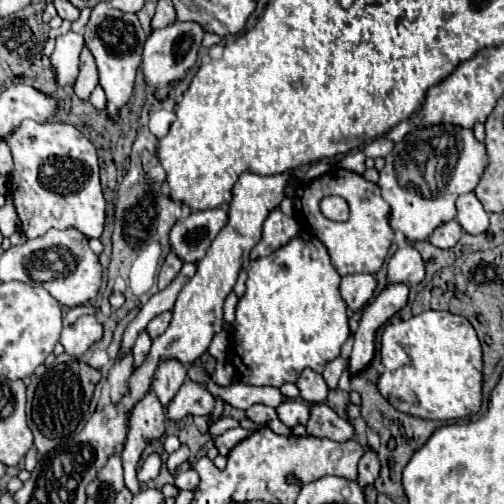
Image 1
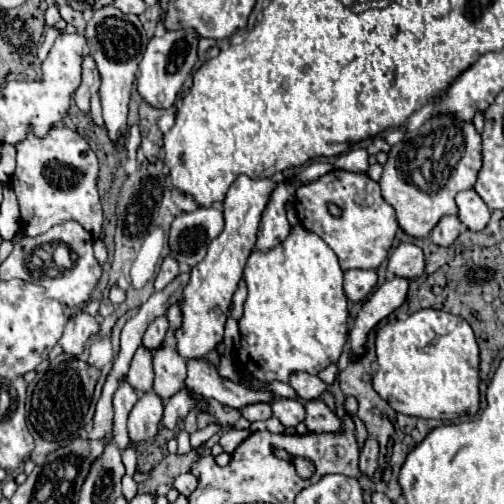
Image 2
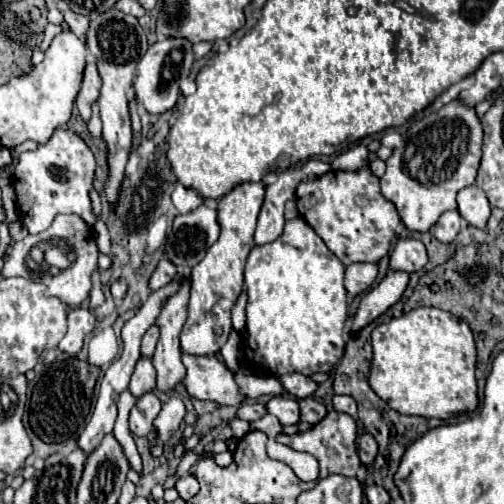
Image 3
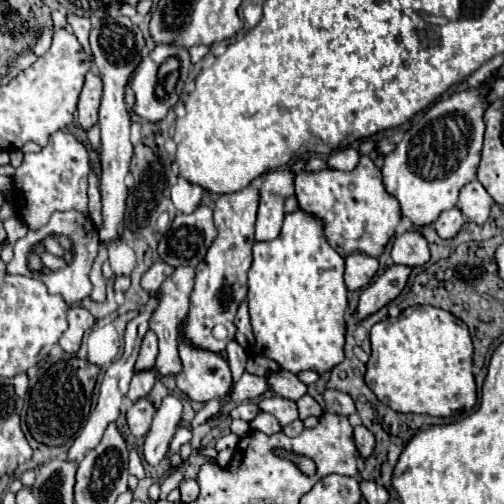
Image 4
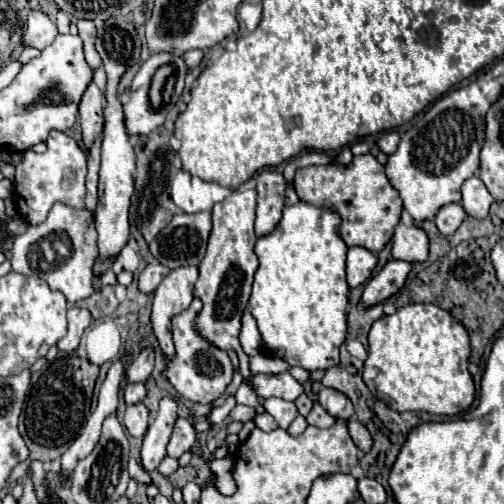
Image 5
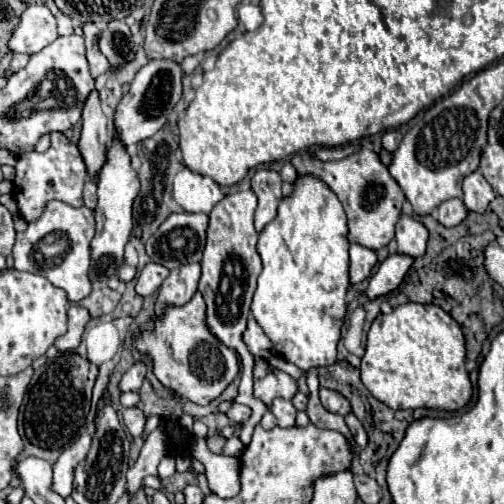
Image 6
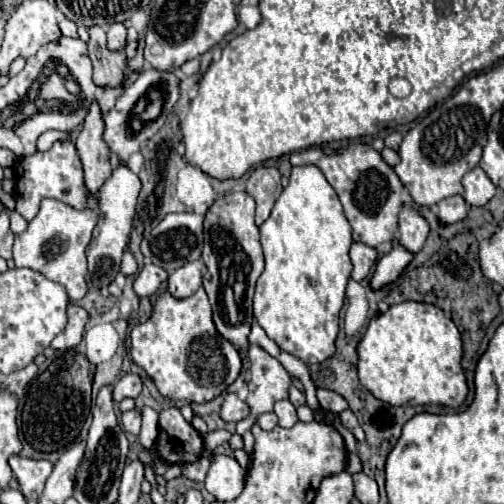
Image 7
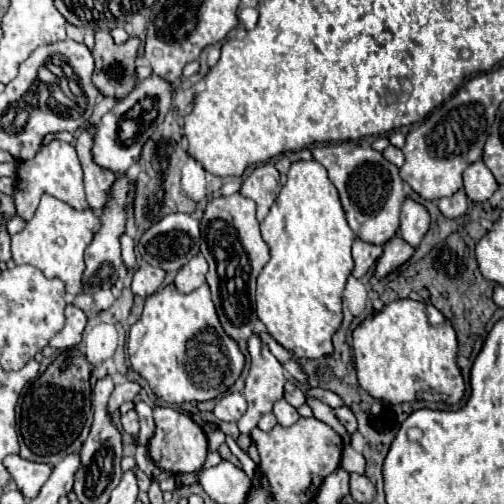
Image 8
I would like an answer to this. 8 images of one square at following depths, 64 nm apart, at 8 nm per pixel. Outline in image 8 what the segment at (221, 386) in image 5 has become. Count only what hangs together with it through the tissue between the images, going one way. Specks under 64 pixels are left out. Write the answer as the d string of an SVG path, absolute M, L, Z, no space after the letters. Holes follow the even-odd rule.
M172 284L160 288L156 294L148 296L142 318L130 328L128 336L128 358L130 366L146 378L150 388L158 398L168 404L186 404L186 402L204 402L218 396L224 396L228 388L238 380L244 368L244 356L238 344L228 338L218 322L216 308L210 300L208 284L202 284L190 294L180 294Z

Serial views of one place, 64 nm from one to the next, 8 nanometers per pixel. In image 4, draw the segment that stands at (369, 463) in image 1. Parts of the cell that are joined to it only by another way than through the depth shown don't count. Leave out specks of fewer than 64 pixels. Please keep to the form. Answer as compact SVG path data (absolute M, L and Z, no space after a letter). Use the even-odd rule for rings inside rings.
M356 426L356 428L354 428L354 442L356 442L356 448L358 448L358 452L360 452L360 456L362 456L364 460L372 456L376 442L374 442L374 434L372 434L368 428Z

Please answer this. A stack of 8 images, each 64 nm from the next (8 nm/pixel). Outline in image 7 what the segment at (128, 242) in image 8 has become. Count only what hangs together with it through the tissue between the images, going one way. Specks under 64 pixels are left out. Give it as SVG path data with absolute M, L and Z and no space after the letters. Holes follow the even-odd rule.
M126 248L126 254L124 254L124 258L122 258L122 268L120 268L120 272L124 274L124 276L134 276L136 274L136 260L134 260L134 256L132 256L132 252Z

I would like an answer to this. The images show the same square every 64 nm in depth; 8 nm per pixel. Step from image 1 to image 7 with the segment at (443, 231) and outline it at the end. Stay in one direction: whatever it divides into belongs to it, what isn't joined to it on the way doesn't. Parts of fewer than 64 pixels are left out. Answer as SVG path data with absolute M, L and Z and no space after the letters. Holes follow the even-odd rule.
M450 196L438 202L438 218L442 224L456 224L464 220L466 214L468 214L468 208L462 196Z

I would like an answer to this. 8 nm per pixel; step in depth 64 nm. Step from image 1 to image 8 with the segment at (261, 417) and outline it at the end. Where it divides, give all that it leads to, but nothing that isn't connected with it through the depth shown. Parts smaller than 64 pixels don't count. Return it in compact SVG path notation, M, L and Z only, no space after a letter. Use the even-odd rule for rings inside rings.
M240 392L222 396L214 408L214 416L224 422L238 422L244 412L246 412L246 400Z

